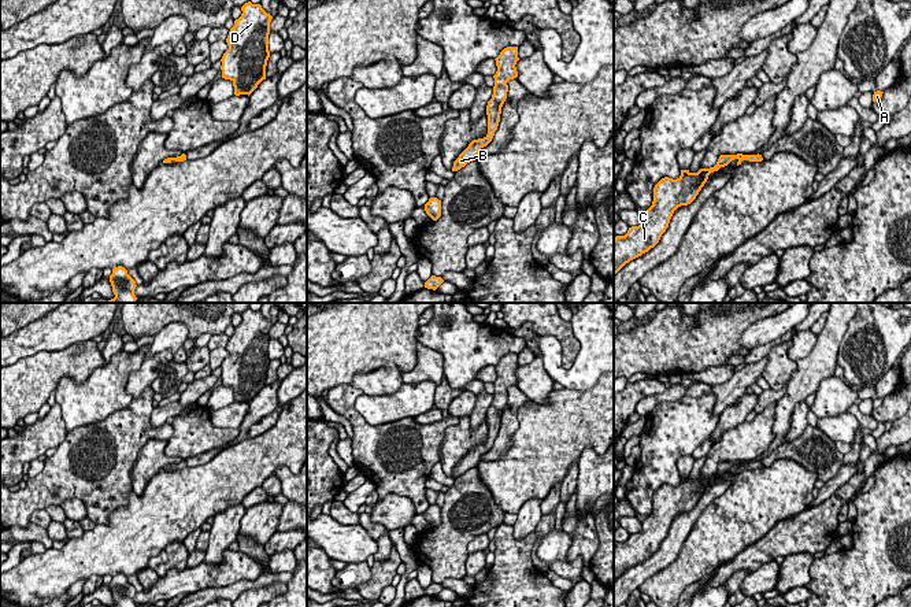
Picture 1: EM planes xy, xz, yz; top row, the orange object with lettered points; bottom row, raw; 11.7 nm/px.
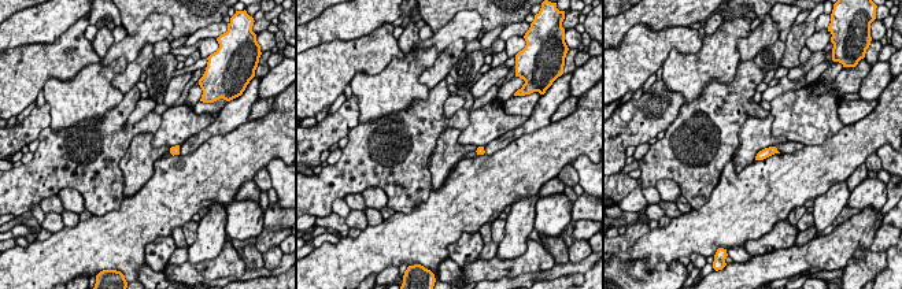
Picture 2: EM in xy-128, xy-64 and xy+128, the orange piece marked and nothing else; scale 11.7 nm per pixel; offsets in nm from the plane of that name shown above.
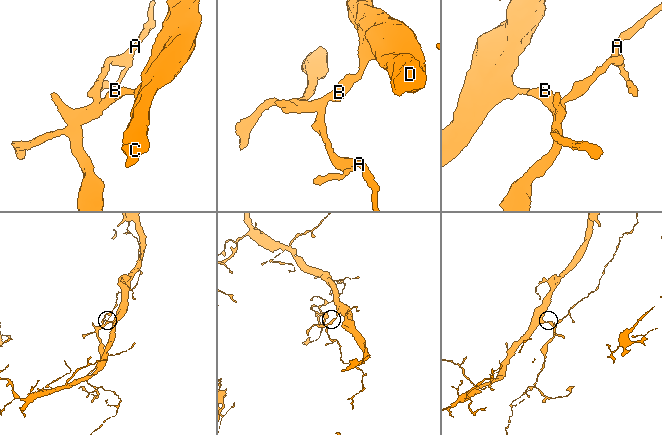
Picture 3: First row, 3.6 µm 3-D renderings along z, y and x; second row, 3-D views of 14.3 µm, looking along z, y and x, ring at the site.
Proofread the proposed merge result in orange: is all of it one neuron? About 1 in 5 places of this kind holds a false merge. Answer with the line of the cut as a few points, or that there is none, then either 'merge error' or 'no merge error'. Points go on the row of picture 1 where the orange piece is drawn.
no cut | no merge error

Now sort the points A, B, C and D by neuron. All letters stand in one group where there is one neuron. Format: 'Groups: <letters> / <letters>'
Groups: A B C D

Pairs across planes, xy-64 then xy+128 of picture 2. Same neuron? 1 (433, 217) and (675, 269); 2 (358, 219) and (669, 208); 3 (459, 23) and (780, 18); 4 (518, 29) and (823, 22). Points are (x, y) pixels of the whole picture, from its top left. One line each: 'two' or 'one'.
1: two
2: two
3: one
4: one

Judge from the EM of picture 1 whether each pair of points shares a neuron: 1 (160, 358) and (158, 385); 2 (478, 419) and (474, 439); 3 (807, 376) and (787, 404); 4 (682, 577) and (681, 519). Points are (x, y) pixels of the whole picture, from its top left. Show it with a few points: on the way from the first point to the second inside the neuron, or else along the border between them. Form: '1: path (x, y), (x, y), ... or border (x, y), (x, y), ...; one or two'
1: border (171, 359), (150, 385); two
2: border (485, 421), (476, 429), (470, 429); two
3: path (803, 382), (791, 398); one
4: border (697, 518), (678, 555), (660, 570); two

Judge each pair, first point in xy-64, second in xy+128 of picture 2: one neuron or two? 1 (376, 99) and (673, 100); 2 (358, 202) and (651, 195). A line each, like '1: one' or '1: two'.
1: two
2: one

